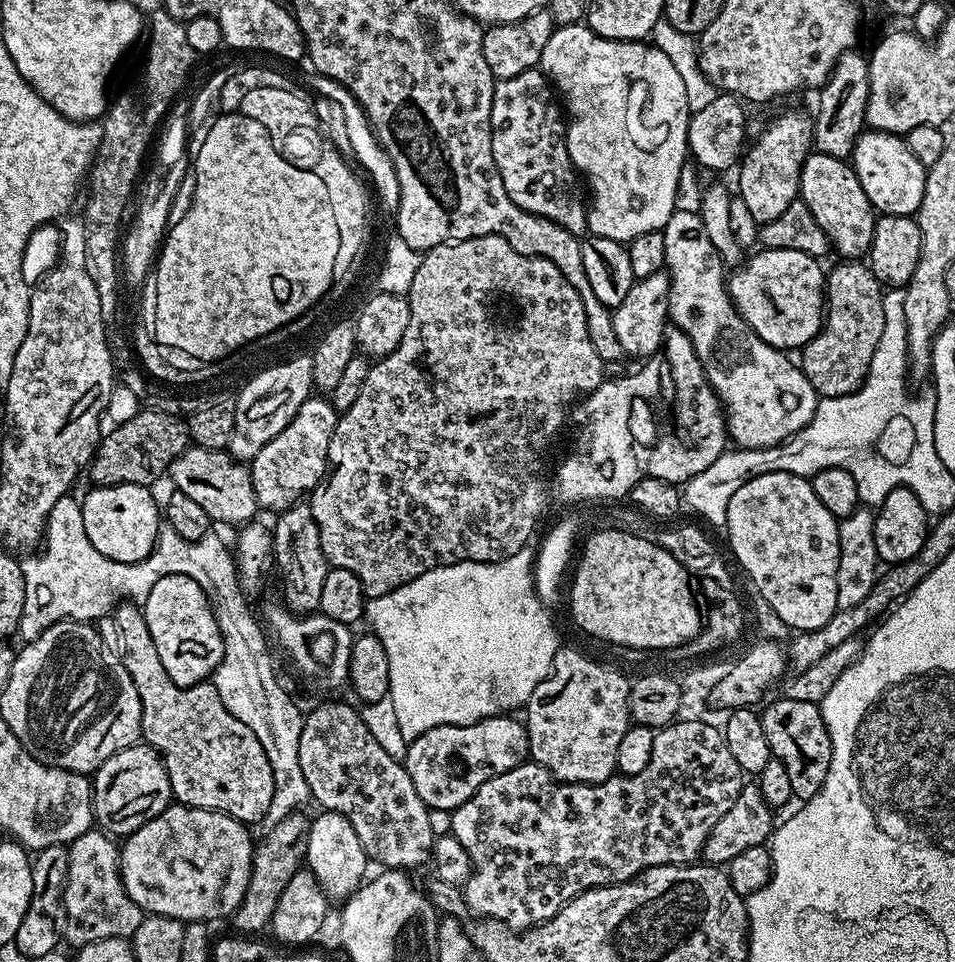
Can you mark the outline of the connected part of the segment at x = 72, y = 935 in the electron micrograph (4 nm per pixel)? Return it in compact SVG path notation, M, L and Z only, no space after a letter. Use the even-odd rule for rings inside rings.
M89 830L86 834L79 836L73 844L67 845L67 850L68 873L64 883L64 909L66 910L64 940L67 943L76 944L75 946L83 946L115 936L132 937L144 920L145 913L141 912L124 889L124 883L120 877L120 848L117 841L103 830Z

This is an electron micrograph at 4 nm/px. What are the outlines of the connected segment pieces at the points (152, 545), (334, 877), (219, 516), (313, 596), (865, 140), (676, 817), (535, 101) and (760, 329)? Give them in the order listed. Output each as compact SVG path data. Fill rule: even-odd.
M136 484L106 485L93 487L93 492L88 492L80 504L82 526L86 526L86 538L90 538L90 546L98 550L106 558L114 562L142 562L158 546L160 529L162 527L162 508L151 497L149 487Z
M321 811L319 815L312 816L308 826L306 868L314 874L314 878L318 878L329 901L343 902L365 883L364 871L370 868L370 861L363 852L358 835L342 814Z
M189 446L174 458L166 475L173 480L175 491L198 502L198 506L202 506L202 510L206 510L208 517L217 525L243 526L257 515L255 512L258 512L258 505L252 485L251 467L227 450Z
M301 502L293 508L275 517L276 526L271 529L274 564L280 568L284 579L283 607L298 616L310 616L320 611L322 585L326 583L326 574L330 567L326 555L322 552L318 534L318 522L314 520L311 503Z
M865 130L856 139L850 163L854 171L856 171L858 182L862 182L862 190L866 190L866 198L870 198L872 207L876 209L877 213L885 216L915 217L916 211L922 206L922 194L926 190L928 174L922 166L922 162L918 162L918 158L914 158L914 154L910 154L904 139L890 132Z
M677 719L656 732L654 754L650 754L650 762L646 770L642 770L642 774L633 776L617 774L601 784L562 784L542 765L525 762L514 766L514 770L506 770L506 774L498 774L490 778L490 782L482 782L476 793L450 814L451 835L458 838L462 850L466 850L472 863L472 873L468 875L467 882L462 886L467 911L472 912L471 915L476 918L500 920L511 928L527 930L545 924L547 920L554 918L554 914L558 914L563 904L569 904L578 894L591 888L605 888L608 884L621 884L627 880L634 880L647 868L654 866L697 863L704 850L704 840L710 834L714 822L718 822L718 818L722 818L722 814L726 814L726 810L730 810L730 806L734 806L734 802L739 798L740 789L746 783L746 773L738 766L738 762L734 762L730 754L730 746L726 746L724 733L717 725L715 728L704 720L684 719Z
M539 70L523 72L514 78L496 81L494 106L492 107L494 162L498 166L498 174L502 174L502 186L506 186L506 194L510 194L510 198L522 211L546 218L570 230L570 234L583 237L588 232L586 196L568 153L566 124L562 119L561 105L557 101L556 105L552 101L552 96L554 97L554 92L550 87L550 81Z
M761 247L759 251L760 253L757 256L749 255L744 263L727 277L728 294L731 296L733 302L736 303L736 309L740 312L741 318L756 331L758 338L762 338L762 342L766 342L770 346L781 350L789 350L788 348L796 348L795 350L803 349L805 344L810 343L817 336L821 326L824 324L824 314L826 311L825 269L820 269L821 261L817 257L811 256L810 254L802 254L802 250L774 250L773 248Z

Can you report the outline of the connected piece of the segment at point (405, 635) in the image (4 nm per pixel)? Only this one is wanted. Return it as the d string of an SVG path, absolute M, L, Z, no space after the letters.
M531 547L518 550L505 560L499 560L497 564L486 562L474 562L463 560L457 564L438 566L421 576L415 576L410 582L398 586L390 594L371 597L366 604L366 624L369 624L371 635L376 636L386 646L386 654L390 658L390 690L388 698L393 700L395 717L398 727L402 730L402 737L407 742L426 734L426 730L434 730L438 726L447 724L473 724L479 720L485 720L491 716L502 716L515 713L515 708L523 709L528 700L534 694L534 690L548 677L545 668L530 668L530 616L542 616L543 606L536 594L533 584L534 552Z

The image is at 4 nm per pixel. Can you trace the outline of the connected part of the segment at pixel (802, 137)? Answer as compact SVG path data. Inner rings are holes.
M784 112L770 121L764 133L743 153L738 164L738 198L746 202L757 224L774 222L774 218L780 217L790 202L798 199L802 166L814 148L812 125L813 121L809 117L807 120L800 112Z

